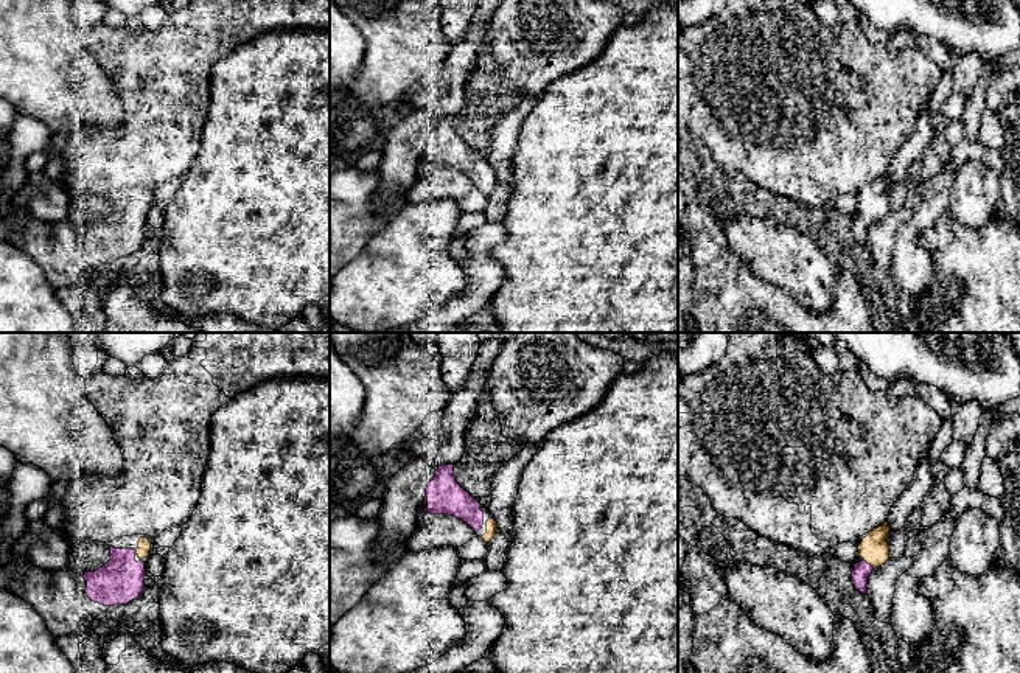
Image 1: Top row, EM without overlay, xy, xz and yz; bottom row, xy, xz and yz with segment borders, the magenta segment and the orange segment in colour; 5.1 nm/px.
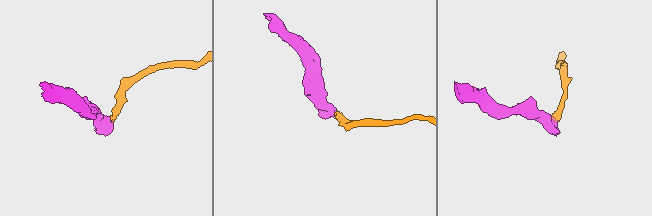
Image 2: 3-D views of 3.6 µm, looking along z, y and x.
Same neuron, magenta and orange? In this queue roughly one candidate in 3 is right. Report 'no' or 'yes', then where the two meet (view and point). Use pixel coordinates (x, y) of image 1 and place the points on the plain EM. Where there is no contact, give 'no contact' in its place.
yes; contact yz (869, 216)

